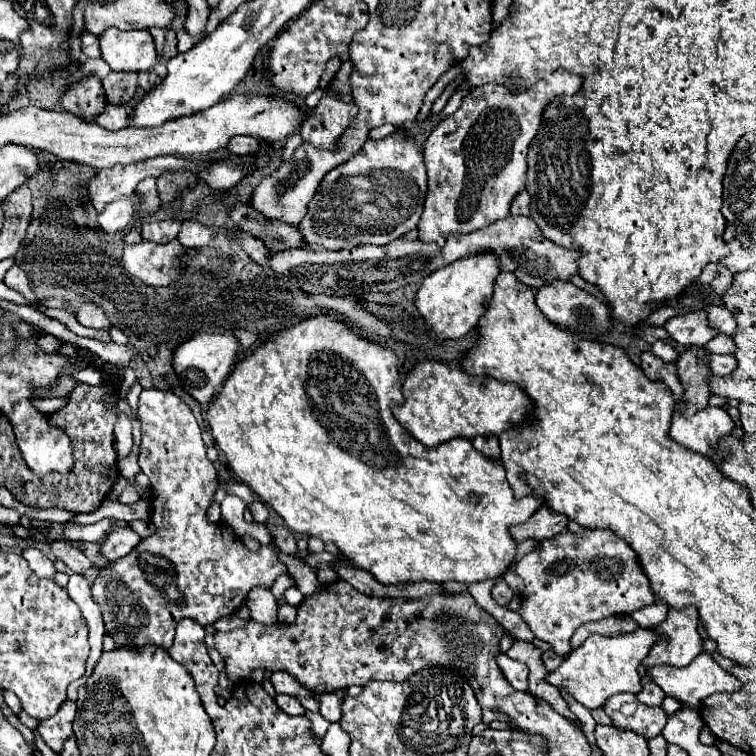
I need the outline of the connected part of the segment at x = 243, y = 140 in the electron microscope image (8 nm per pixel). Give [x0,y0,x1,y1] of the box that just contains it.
[227,136,261,158]

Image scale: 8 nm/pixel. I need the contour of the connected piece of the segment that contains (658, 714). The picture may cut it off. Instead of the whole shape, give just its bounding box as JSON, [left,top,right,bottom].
[603,694,667,738]

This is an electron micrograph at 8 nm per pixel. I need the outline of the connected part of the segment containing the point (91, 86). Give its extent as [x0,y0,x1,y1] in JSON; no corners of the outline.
[61,74,105,122]

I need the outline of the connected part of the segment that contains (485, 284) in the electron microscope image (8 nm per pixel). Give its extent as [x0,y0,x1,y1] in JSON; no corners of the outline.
[415,250,501,340]

